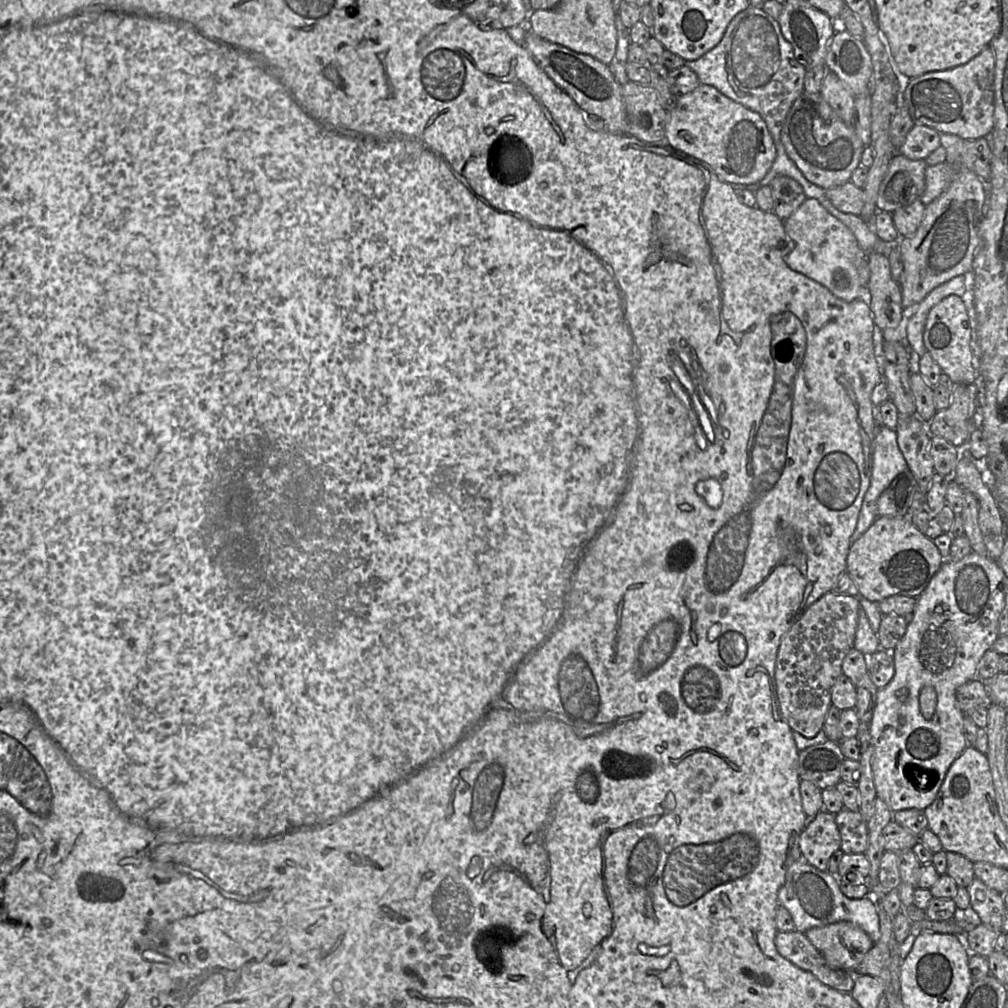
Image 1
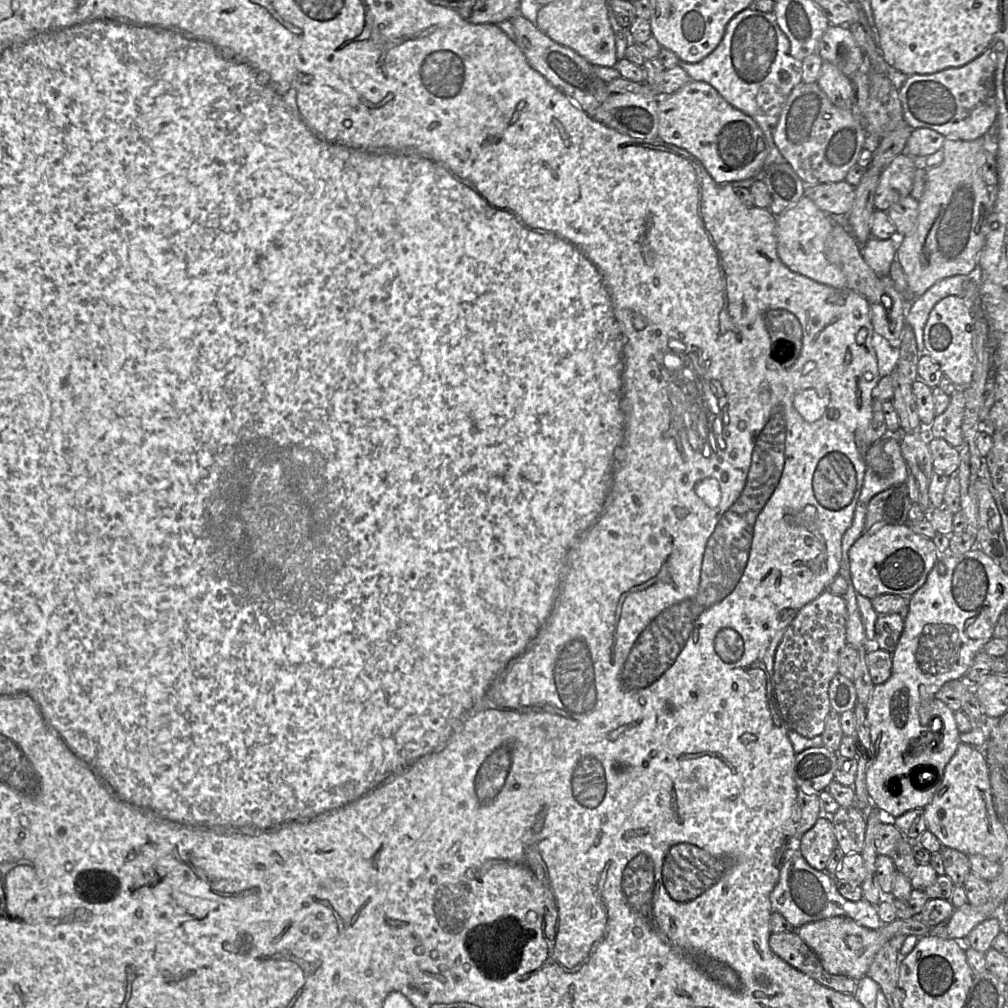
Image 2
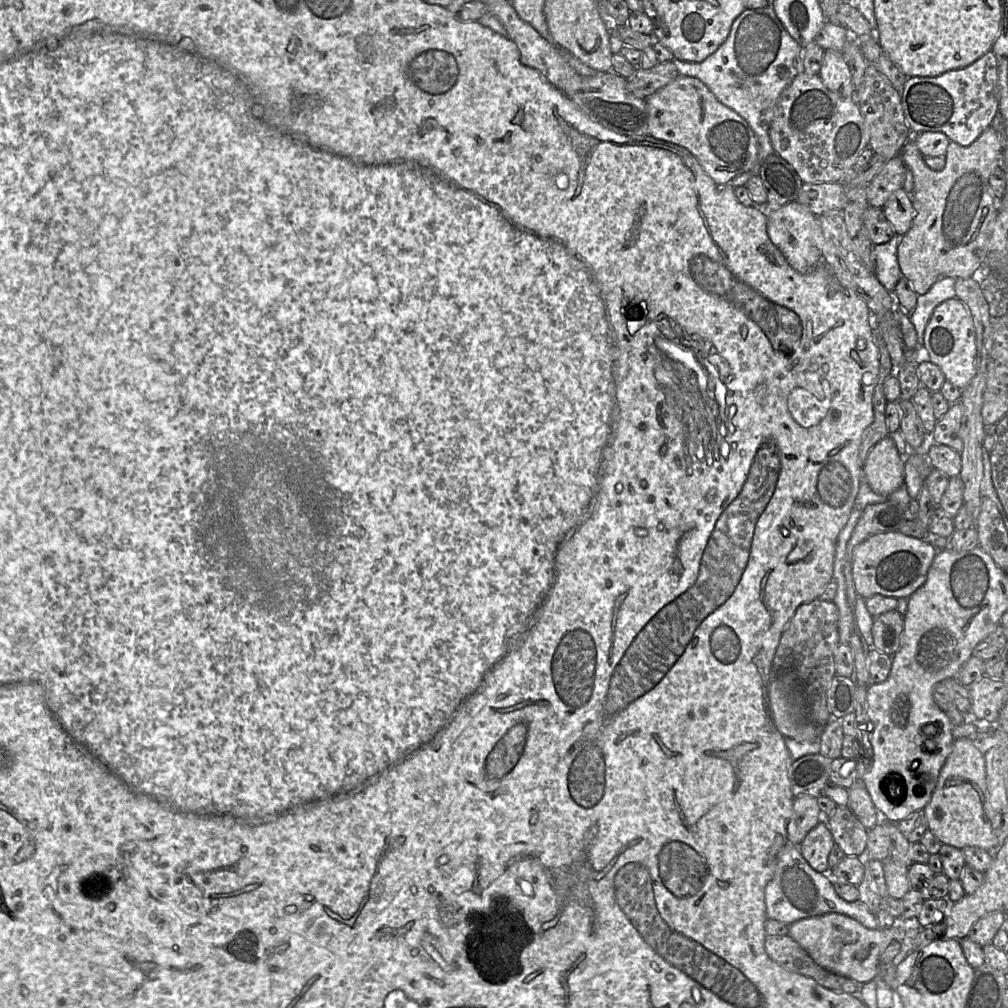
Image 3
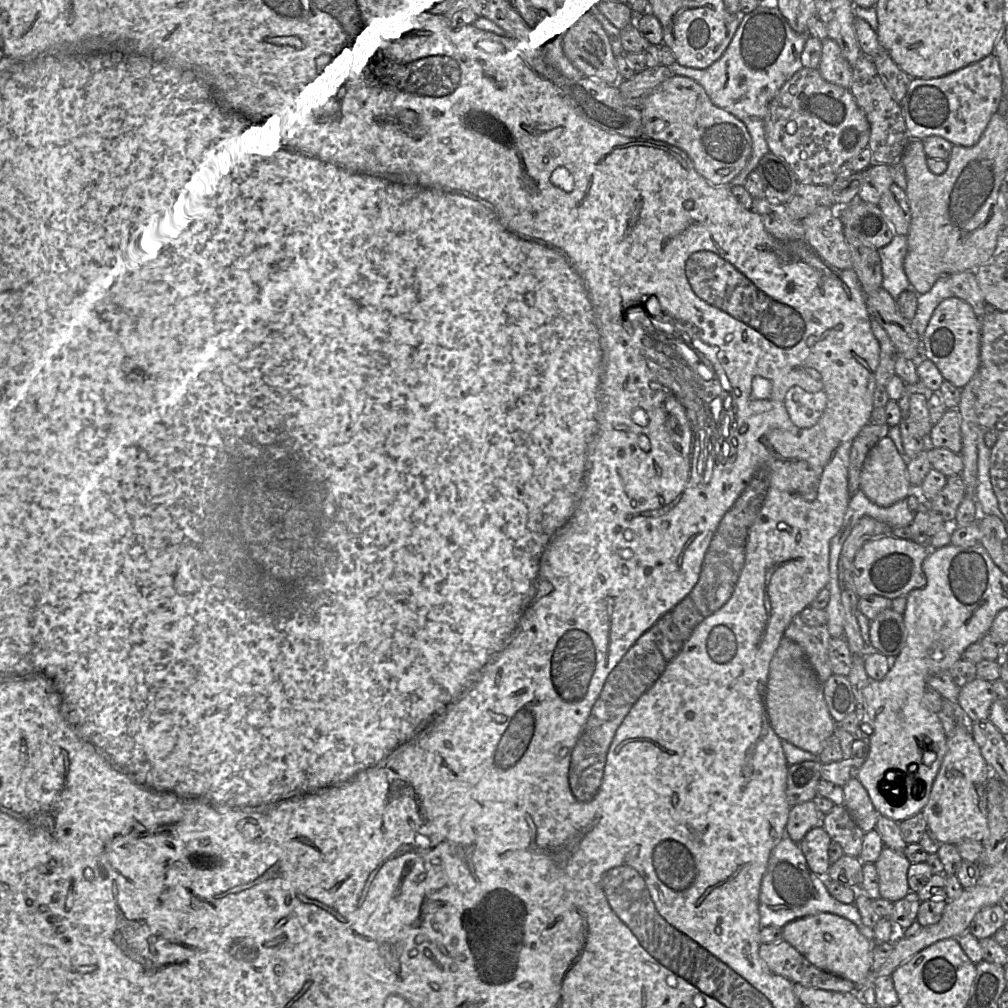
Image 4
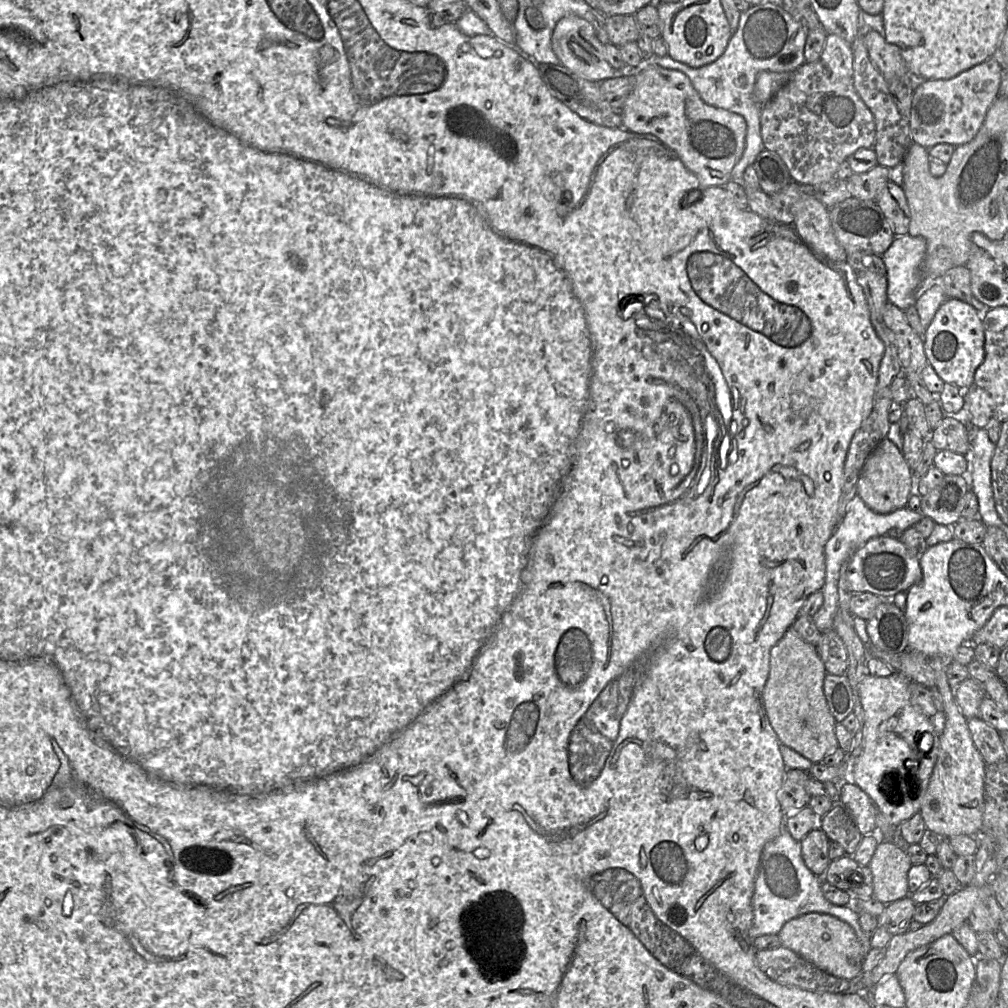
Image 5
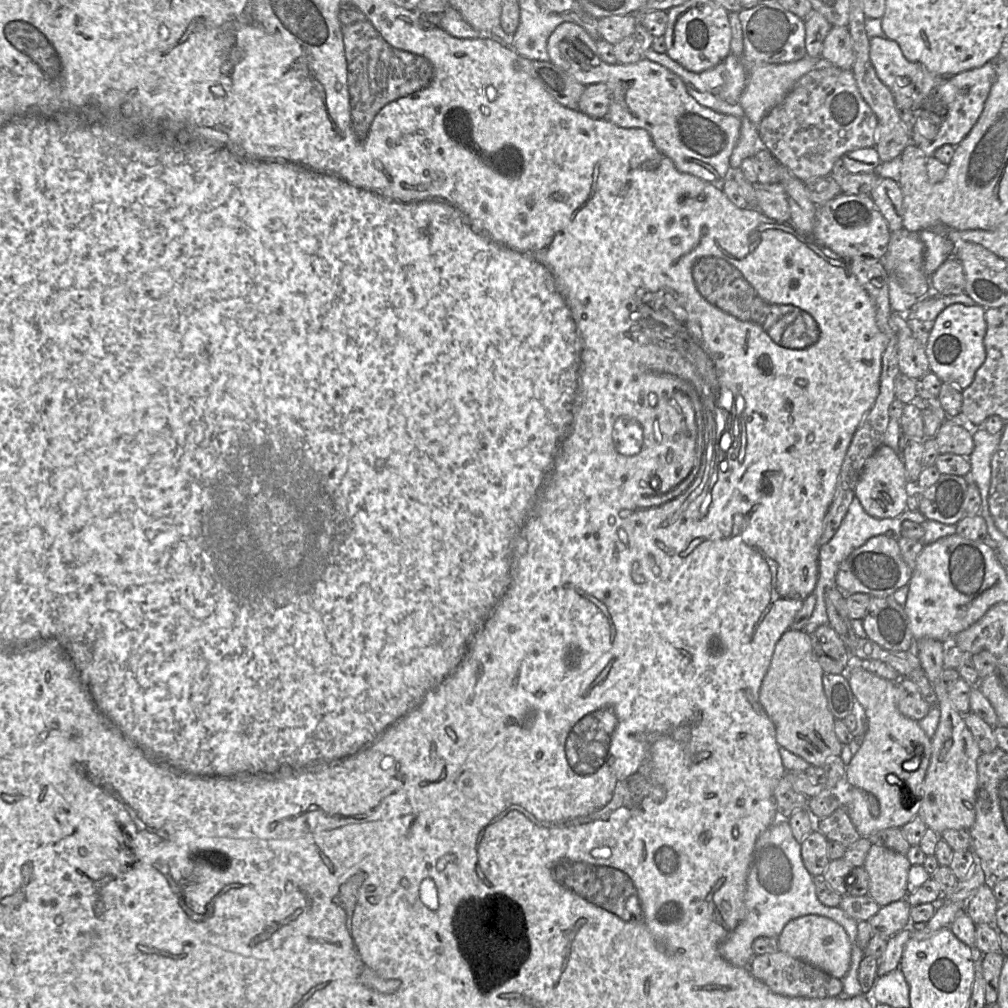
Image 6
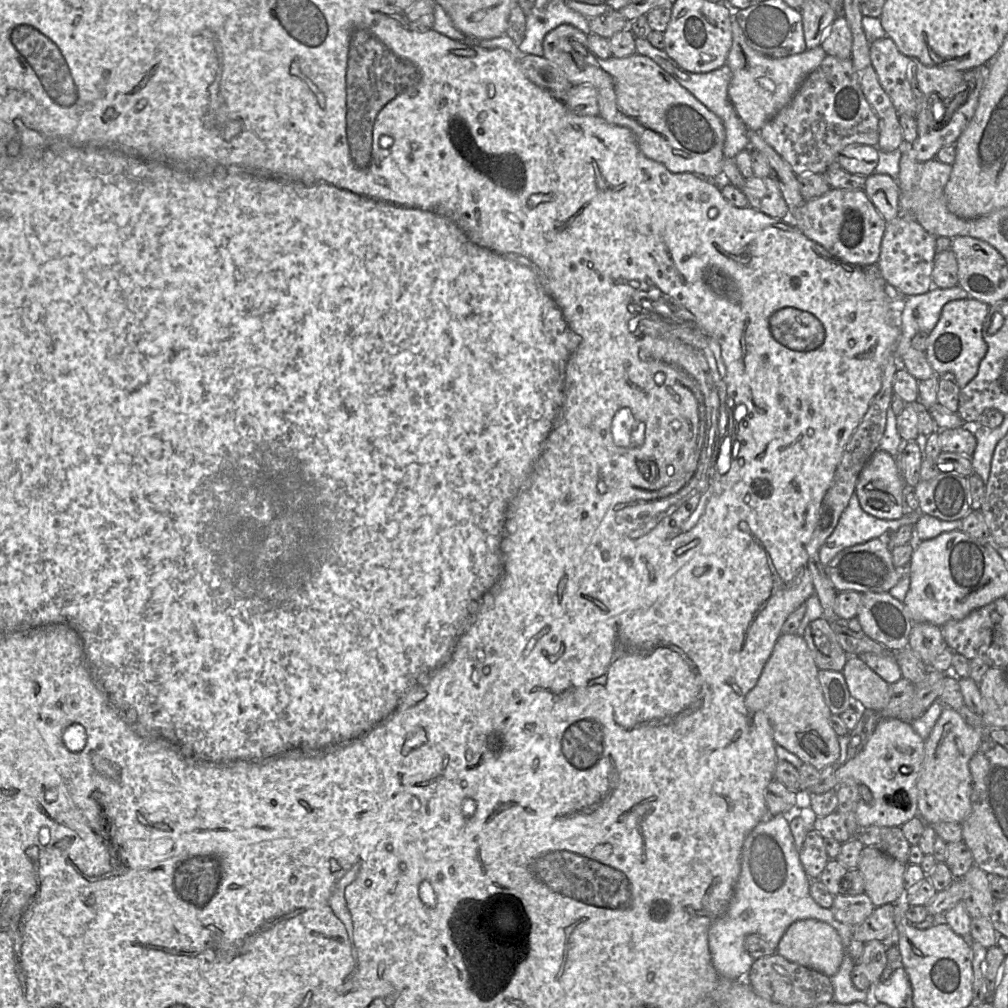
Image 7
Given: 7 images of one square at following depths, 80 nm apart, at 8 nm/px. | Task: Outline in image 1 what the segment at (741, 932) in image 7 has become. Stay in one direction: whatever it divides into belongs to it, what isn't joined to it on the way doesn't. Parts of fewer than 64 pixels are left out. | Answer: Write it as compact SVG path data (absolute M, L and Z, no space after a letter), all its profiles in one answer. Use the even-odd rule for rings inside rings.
M802 857L789 861L785 882L778 891L778 903L790 913L795 930L806 932L839 921L851 922L864 930L874 944L880 939L877 901L871 895L860 899L846 897L840 890L836 877L807 863Z

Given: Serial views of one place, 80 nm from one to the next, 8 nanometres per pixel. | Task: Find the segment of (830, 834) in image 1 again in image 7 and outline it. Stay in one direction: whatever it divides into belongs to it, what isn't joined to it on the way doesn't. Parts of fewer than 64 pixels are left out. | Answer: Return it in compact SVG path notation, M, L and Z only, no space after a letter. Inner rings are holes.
M814 828L807 832L799 852L799 858L808 877L811 880L818 879L829 857L826 852L824 838Z

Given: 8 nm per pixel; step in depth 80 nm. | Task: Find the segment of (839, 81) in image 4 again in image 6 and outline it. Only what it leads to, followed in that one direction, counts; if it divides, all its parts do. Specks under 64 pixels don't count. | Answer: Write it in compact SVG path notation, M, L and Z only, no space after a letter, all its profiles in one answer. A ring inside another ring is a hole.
M833 25L822 46L821 58L843 70L851 70L855 55L848 27Z

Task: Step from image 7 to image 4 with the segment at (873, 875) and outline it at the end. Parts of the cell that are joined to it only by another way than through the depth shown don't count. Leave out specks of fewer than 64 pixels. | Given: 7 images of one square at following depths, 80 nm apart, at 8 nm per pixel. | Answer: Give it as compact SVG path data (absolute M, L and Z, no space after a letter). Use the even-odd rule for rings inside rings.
M883 847L874 865L878 873L878 884L881 898L891 902L899 901L910 891L908 869L911 862L904 853Z

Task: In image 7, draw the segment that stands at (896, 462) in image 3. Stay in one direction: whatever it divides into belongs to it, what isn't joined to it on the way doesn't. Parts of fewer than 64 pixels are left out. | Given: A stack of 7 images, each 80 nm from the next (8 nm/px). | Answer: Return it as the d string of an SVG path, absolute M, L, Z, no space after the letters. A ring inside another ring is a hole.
M878 449L861 471L855 494L869 515L897 520L904 514L903 486L894 457Z

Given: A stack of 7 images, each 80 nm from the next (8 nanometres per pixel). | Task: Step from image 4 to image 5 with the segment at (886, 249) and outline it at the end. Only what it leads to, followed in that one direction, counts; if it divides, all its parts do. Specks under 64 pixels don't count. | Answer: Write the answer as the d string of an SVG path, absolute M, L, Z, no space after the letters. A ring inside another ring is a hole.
M908 234L896 236L881 255L887 271L888 302L902 311L916 305L917 288L922 282L921 264L926 242L922 237Z

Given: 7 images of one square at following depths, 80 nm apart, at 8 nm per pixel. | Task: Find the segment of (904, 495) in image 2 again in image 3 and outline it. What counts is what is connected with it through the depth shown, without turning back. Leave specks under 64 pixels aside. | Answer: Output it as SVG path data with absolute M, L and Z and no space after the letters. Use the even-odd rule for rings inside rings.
M887 501L868 505L862 512L847 543L844 566L847 602L853 610L858 597L852 579L854 548L872 535L897 531L898 527L905 521L904 510Z

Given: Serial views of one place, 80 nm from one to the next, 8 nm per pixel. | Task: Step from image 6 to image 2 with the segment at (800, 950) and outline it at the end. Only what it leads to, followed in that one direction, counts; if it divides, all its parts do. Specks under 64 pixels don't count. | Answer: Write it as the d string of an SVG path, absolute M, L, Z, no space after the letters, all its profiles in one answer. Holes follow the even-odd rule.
M834 916L813 921L794 929L800 938L819 958L824 970L834 975L848 976L855 981L866 976L868 969L880 948L897 935L915 935L921 937L929 933L932 927L918 917L910 919L895 919L883 924L877 929L869 929L859 925L853 919L843 916Z

